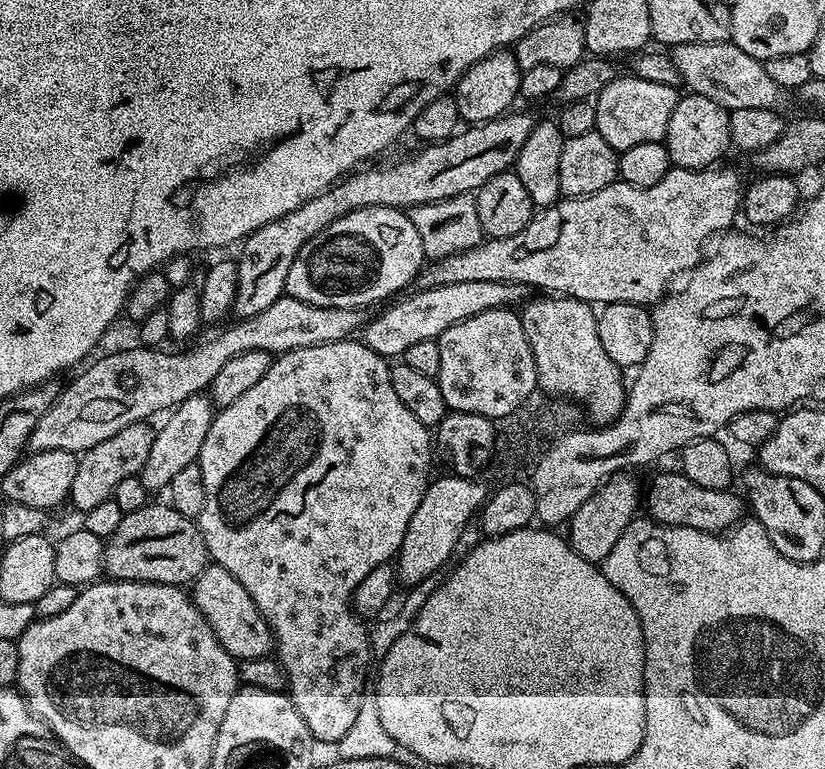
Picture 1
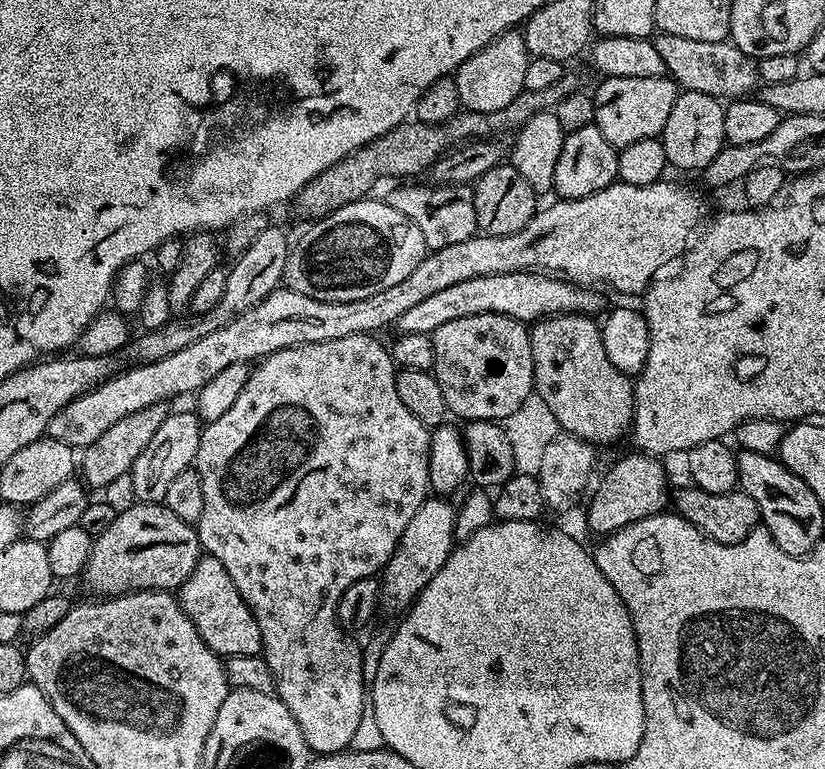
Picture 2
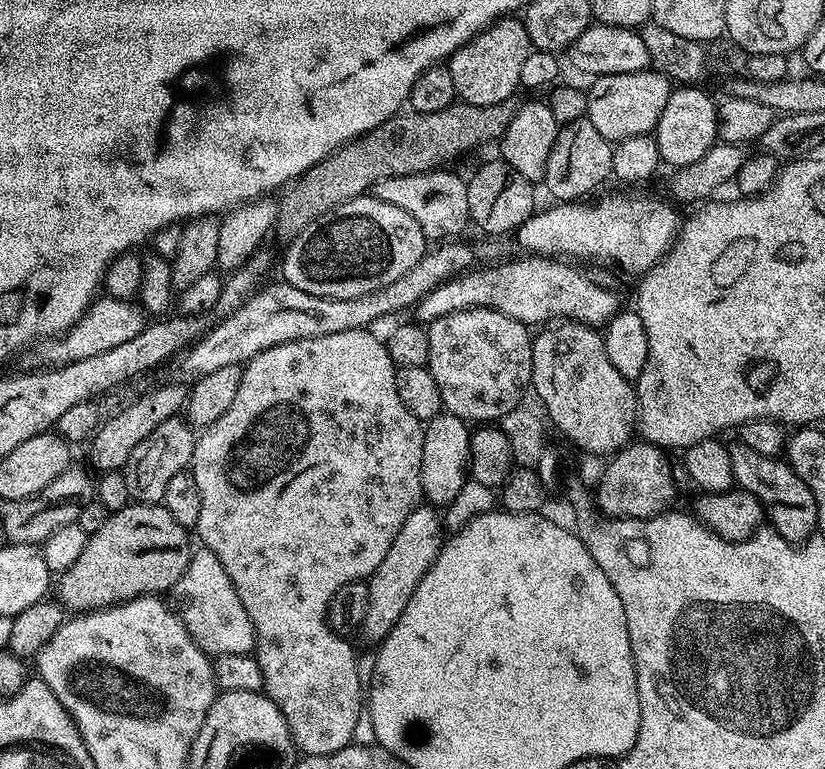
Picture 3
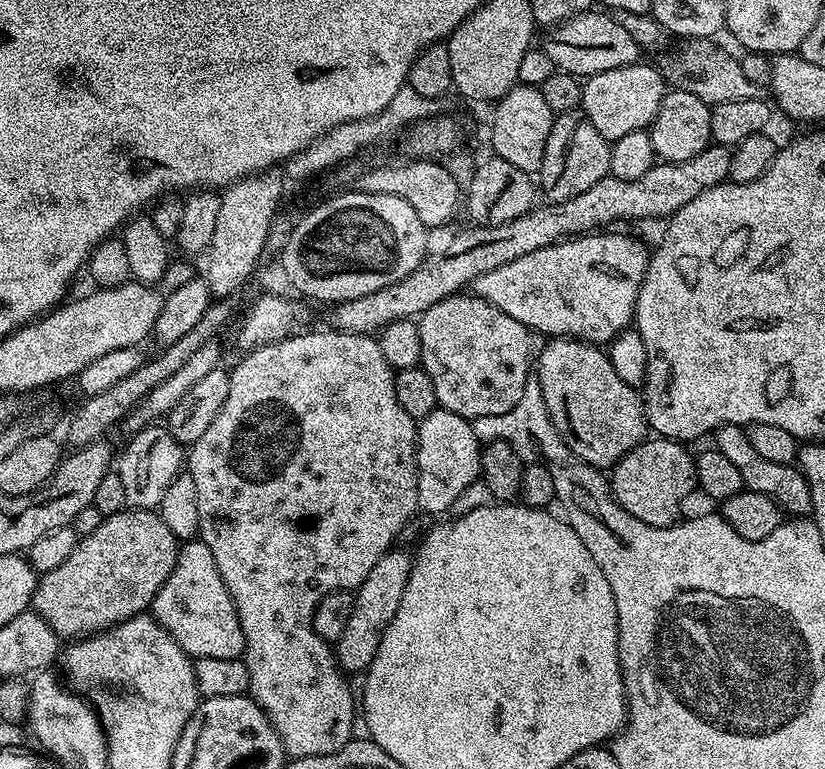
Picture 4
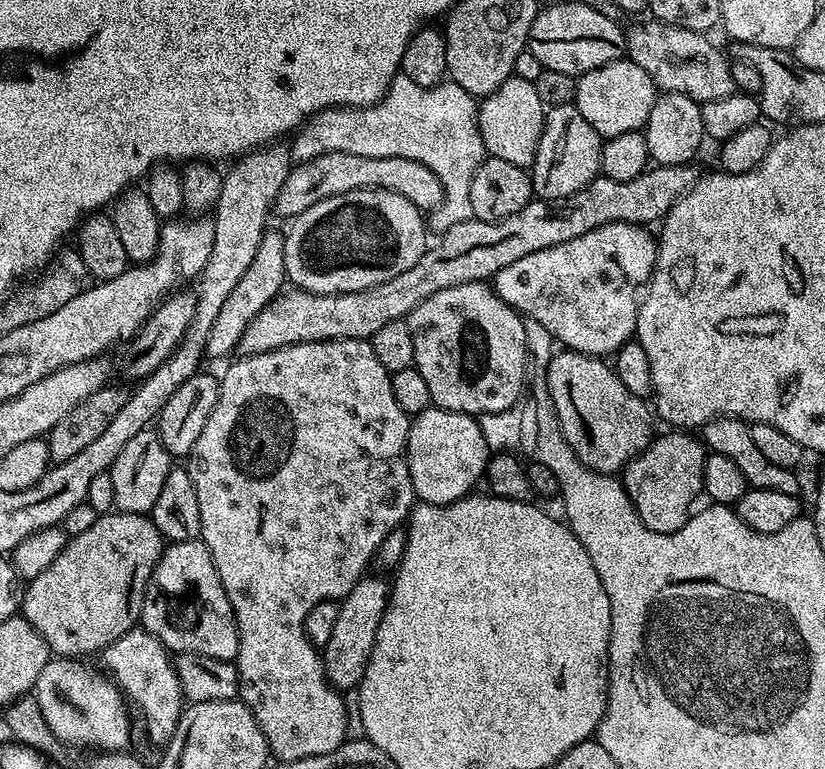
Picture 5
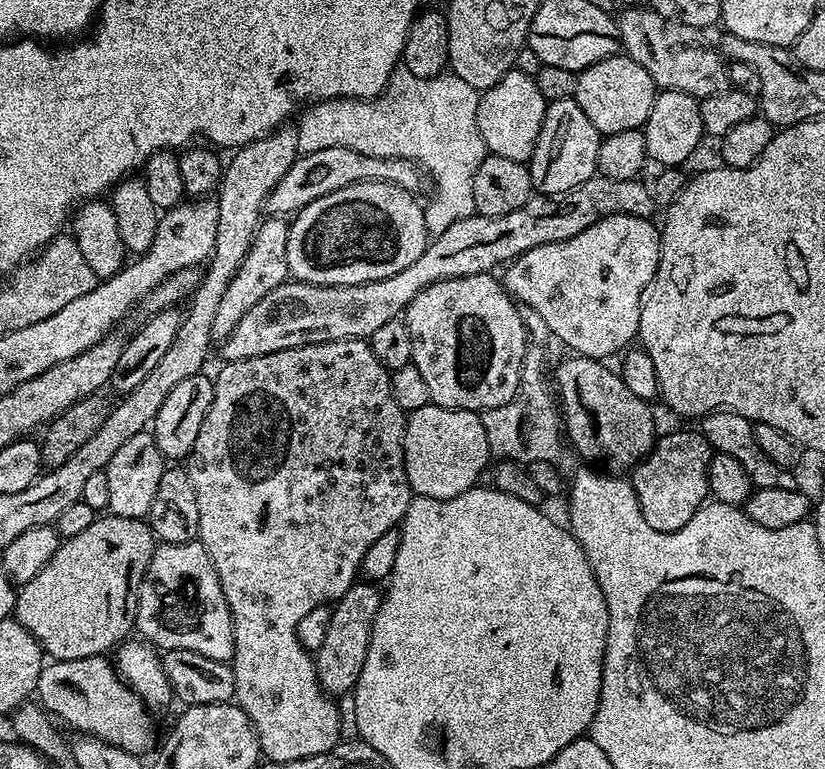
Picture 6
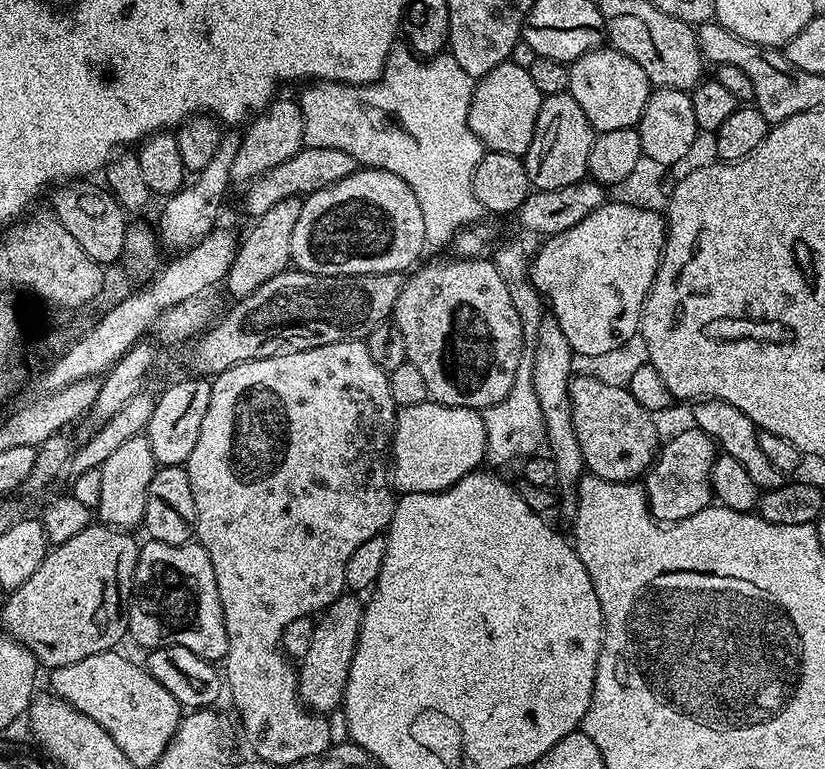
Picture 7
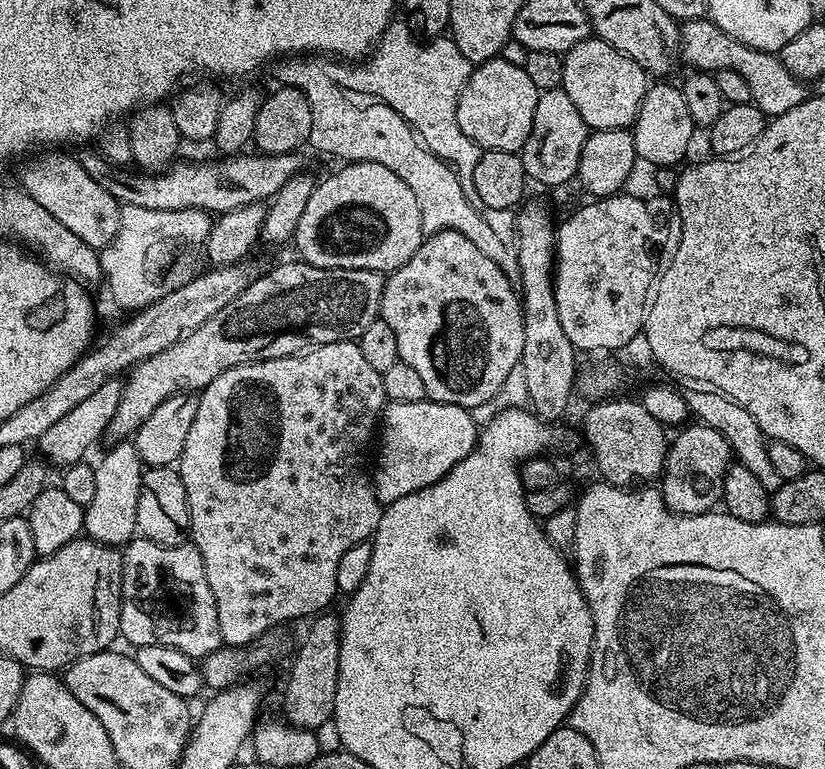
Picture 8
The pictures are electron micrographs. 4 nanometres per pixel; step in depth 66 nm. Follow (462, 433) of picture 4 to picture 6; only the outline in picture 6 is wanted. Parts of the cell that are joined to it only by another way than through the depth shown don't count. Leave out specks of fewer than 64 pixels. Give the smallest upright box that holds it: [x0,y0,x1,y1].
[404,403,490,500]

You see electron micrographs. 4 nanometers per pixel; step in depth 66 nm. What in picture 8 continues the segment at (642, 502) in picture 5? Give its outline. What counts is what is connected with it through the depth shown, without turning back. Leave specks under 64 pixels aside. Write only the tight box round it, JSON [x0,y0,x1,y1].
[658,422,734,516]

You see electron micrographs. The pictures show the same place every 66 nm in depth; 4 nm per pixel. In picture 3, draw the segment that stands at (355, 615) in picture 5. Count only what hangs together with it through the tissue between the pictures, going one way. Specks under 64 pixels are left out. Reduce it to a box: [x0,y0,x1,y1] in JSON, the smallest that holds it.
[359,506,442,646]

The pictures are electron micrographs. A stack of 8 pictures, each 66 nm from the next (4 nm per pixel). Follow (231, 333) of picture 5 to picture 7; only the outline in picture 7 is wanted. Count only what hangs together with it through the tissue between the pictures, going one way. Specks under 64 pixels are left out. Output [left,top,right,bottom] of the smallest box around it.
[224,197,302,299]

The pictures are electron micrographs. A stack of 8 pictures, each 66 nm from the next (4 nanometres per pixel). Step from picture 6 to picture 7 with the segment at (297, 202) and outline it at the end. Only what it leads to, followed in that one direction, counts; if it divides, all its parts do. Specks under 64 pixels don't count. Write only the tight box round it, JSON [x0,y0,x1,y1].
[244,146,357,218]

